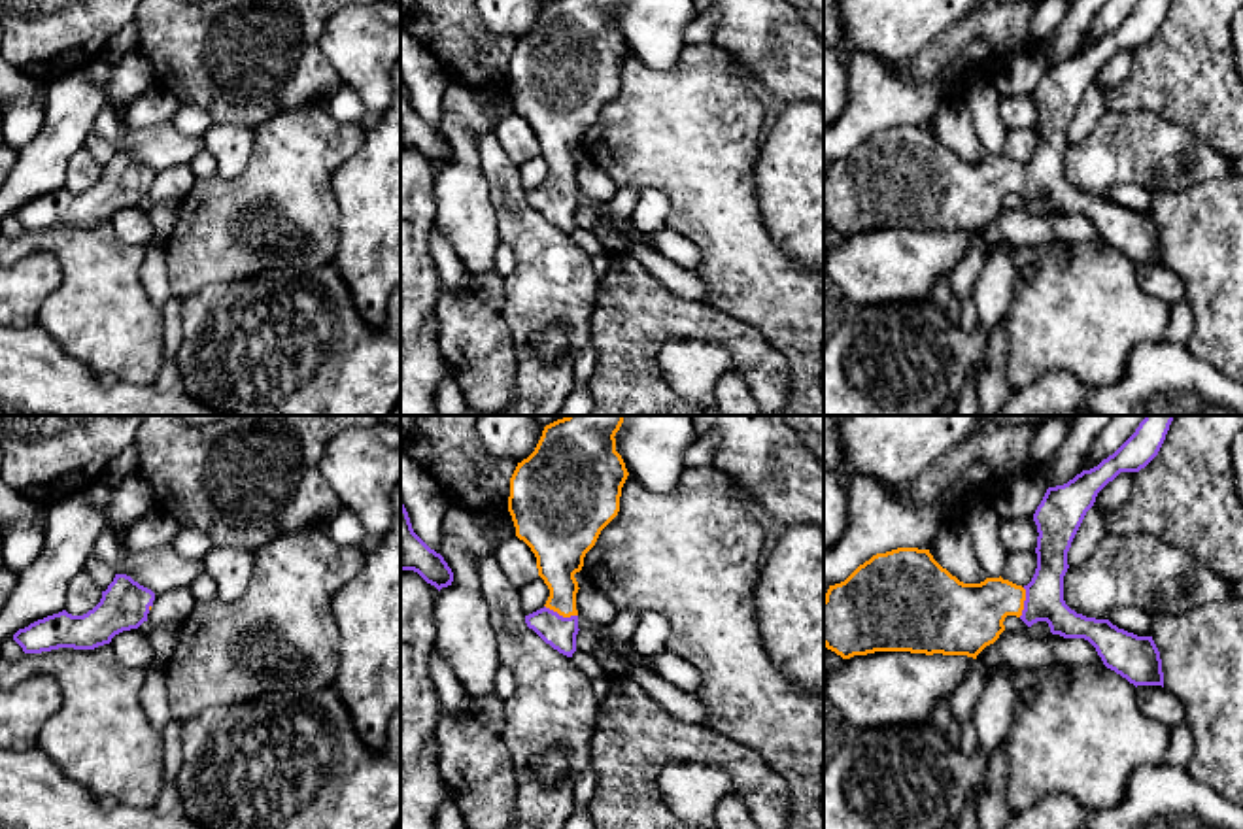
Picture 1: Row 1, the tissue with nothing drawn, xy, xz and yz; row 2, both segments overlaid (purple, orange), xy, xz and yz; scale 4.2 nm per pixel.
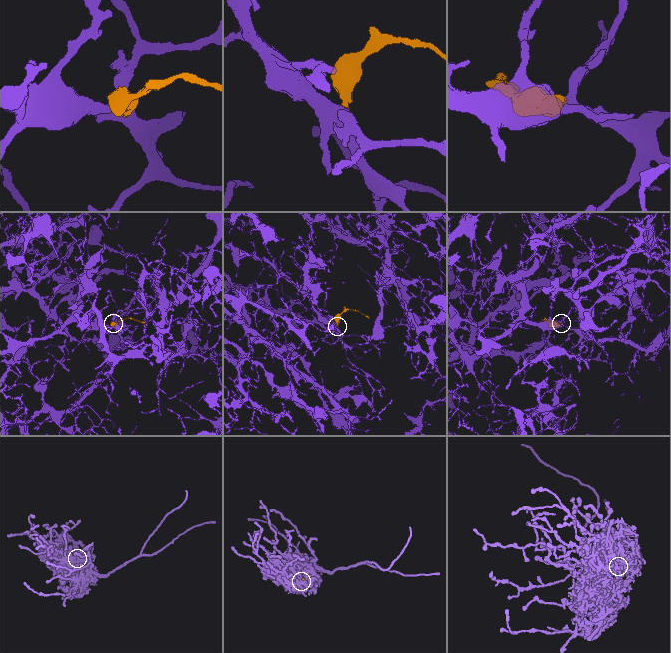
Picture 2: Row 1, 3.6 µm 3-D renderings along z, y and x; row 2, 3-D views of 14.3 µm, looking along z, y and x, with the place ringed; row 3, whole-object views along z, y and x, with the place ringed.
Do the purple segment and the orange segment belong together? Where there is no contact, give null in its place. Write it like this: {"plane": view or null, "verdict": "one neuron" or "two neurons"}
{"plane": "xz", "verdict": "one neuron"}

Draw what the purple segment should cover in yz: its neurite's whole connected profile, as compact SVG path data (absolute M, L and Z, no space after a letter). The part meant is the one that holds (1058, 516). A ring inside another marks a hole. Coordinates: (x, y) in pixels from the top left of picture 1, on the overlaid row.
M1145 415L1135 432L1107 459L1082 470L1064 485L1048 487L1033 514L1037 525L1037 568L1028 585L986 578L963 584L943 568L929 550L897 548L877 553L860 565L844 582L829 585L824 599L824 646L843 659L875 651L911 651L943 655L977 655L1005 631L1005 618L1016 616L1028 627L1047 621L1052 634L1088 640L1103 665L1130 684L1162 685L1160 651L1152 636L1137 636L1118 629L1109 619L1086 618L1064 601L1064 576L1069 568L1067 551L1098 493L1120 472L1139 472L1160 451L1175 415Z

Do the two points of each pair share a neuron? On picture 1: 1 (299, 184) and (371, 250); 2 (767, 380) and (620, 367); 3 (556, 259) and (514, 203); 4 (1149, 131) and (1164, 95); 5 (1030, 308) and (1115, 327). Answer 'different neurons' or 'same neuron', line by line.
1: different neurons
2: same neuron
3: same neuron
4: different neurons
5: same neuron

